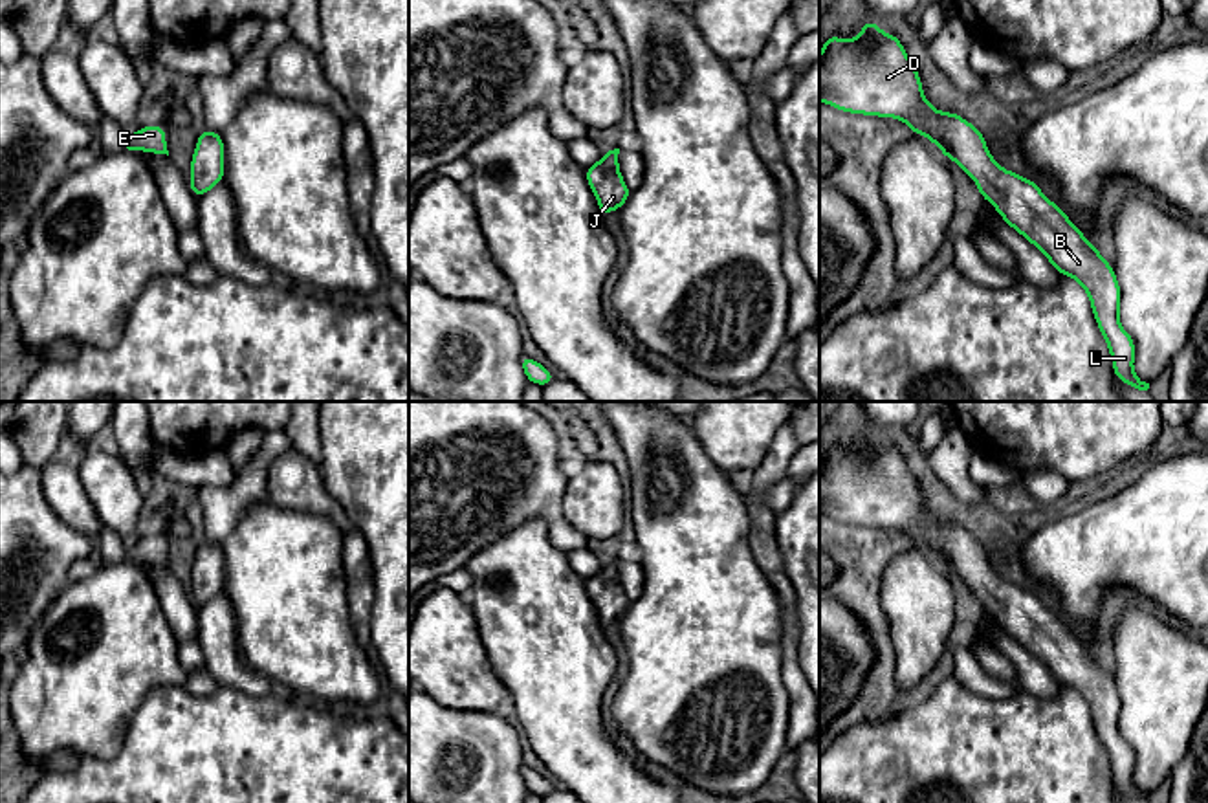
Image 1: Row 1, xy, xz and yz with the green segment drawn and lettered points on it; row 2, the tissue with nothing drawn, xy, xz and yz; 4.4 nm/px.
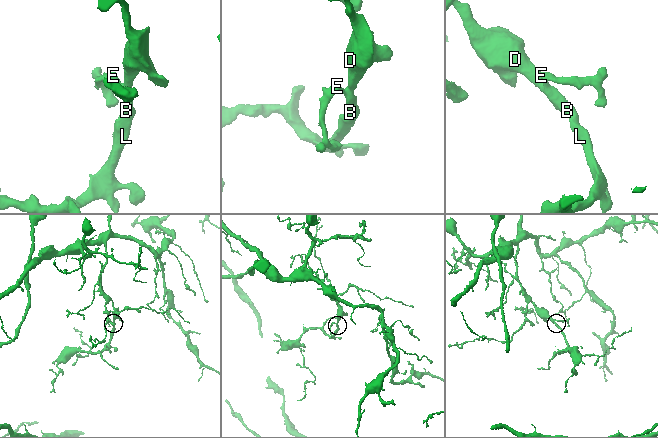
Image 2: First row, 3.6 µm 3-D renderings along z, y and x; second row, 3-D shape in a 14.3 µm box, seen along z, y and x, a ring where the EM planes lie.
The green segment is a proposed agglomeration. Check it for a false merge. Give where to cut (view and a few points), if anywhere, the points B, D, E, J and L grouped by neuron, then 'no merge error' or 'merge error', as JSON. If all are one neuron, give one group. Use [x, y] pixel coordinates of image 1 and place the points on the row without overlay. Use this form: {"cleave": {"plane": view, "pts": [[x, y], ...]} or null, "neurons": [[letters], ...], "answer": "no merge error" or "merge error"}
{"cleave": null, "neurons": [["B", "D", "E", "J", "L"]], "answer": "no merge error"}

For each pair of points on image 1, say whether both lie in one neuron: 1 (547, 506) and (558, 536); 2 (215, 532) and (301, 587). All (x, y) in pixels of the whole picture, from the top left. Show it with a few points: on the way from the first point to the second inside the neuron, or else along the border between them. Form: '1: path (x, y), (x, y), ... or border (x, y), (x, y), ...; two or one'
1: path (552, 514), (558, 528); one
2: border (253, 505), (220, 543); two

